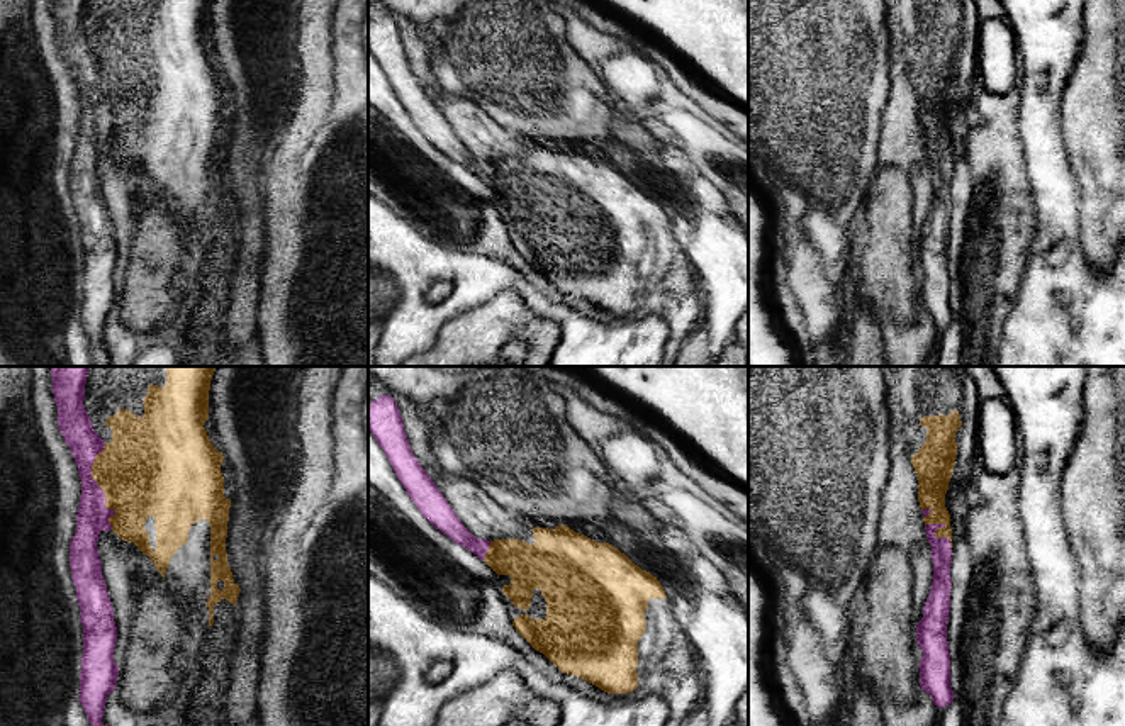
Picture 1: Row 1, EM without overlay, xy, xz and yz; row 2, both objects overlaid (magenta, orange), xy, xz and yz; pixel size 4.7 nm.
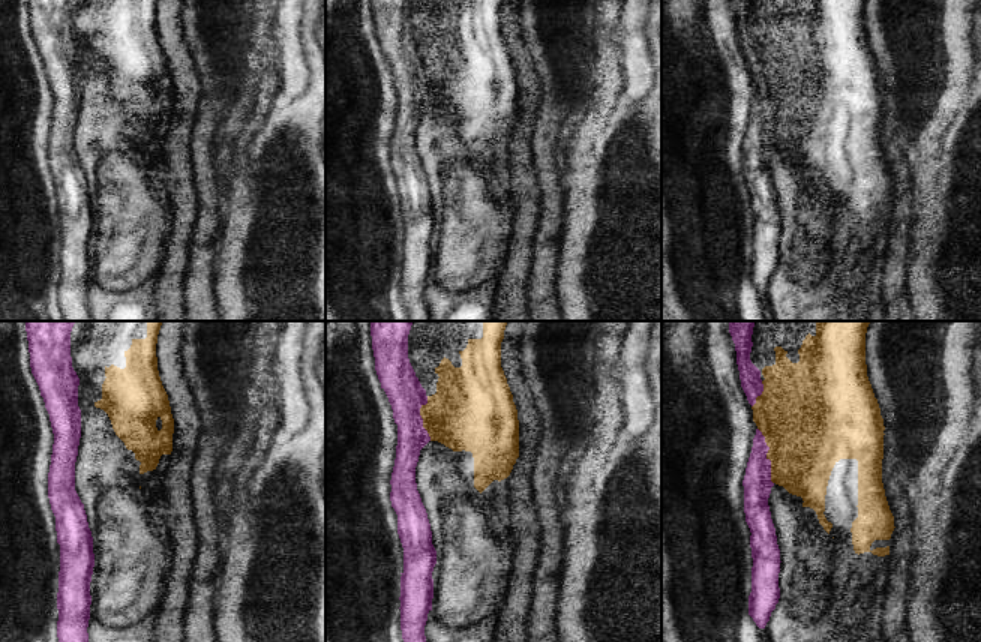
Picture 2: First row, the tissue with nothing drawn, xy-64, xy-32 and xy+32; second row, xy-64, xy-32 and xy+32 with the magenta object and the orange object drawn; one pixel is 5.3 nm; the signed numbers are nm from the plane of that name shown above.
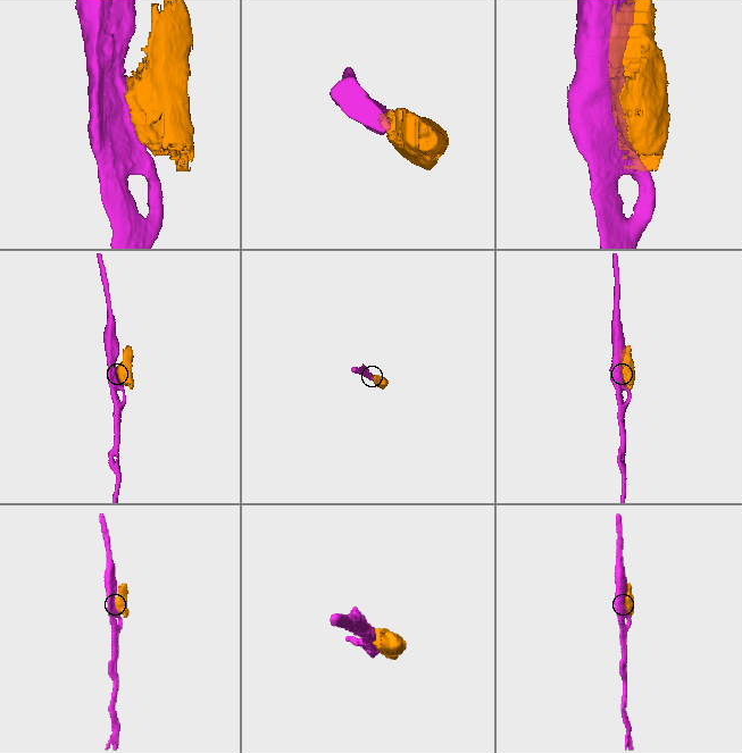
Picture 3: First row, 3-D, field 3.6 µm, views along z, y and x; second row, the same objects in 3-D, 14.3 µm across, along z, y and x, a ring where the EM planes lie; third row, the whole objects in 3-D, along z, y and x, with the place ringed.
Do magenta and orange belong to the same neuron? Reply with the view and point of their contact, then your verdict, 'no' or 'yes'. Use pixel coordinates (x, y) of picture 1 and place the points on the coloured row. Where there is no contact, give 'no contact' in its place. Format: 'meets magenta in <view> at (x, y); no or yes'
meets magenta in xy at (99, 487); no

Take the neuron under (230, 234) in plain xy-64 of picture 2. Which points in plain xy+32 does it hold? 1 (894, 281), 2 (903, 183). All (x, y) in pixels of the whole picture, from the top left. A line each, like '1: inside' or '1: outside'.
1: outside
2: outside

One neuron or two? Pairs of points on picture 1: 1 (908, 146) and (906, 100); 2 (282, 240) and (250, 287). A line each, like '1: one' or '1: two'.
1: one
2: two

